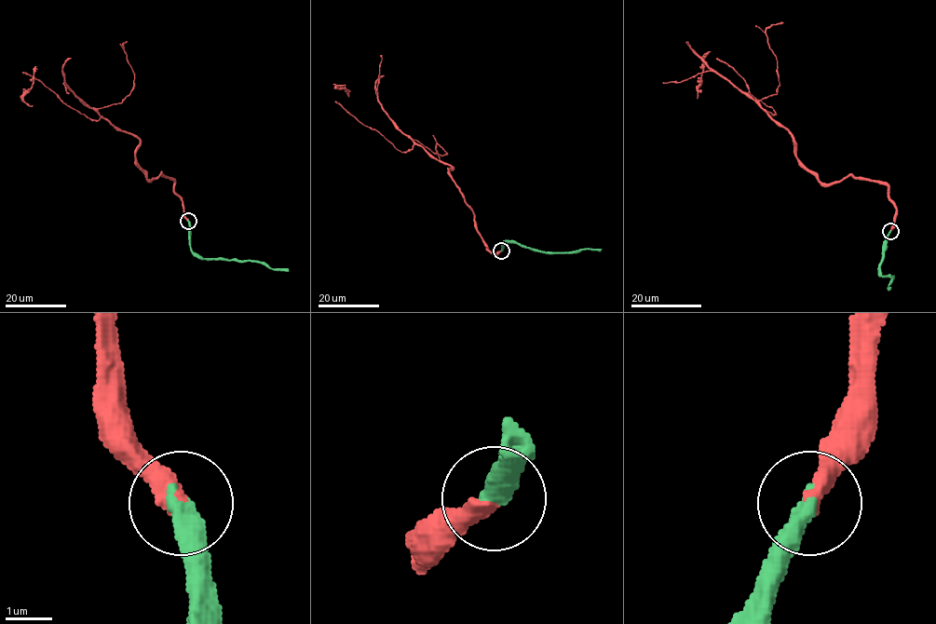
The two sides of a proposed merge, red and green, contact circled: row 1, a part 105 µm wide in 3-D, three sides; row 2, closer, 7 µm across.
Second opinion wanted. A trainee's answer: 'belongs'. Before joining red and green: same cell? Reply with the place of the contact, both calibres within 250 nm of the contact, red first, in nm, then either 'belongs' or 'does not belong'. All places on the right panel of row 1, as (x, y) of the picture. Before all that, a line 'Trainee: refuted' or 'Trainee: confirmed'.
Trainee: confirmed
place (890, 231); calibres 400 and 480 nm; belongs

